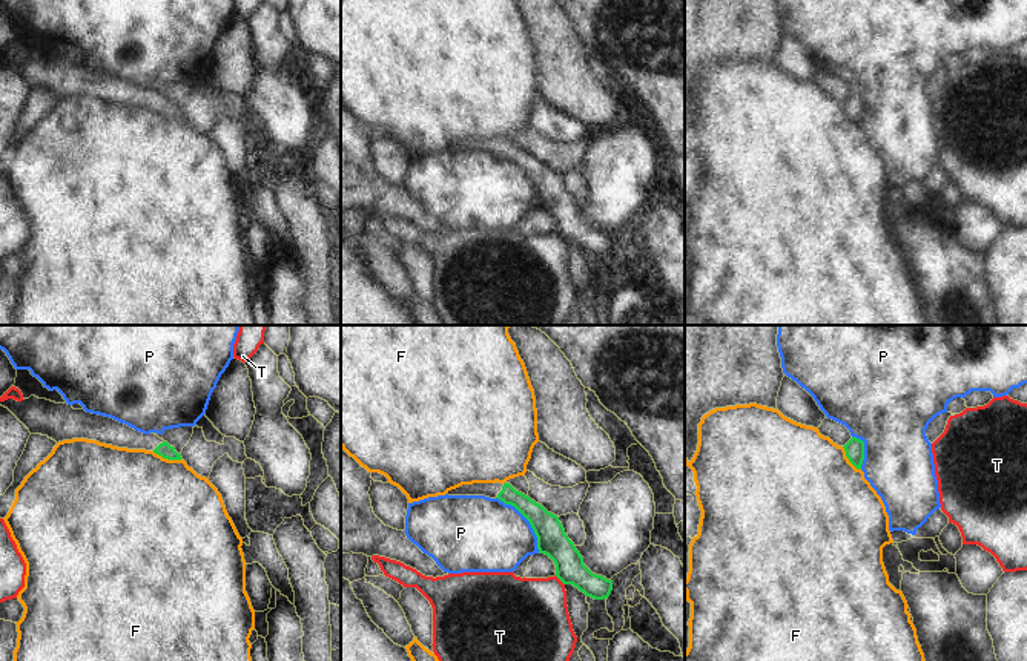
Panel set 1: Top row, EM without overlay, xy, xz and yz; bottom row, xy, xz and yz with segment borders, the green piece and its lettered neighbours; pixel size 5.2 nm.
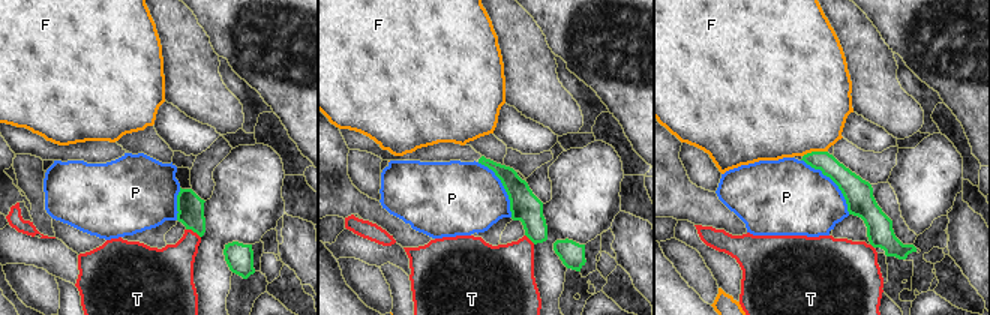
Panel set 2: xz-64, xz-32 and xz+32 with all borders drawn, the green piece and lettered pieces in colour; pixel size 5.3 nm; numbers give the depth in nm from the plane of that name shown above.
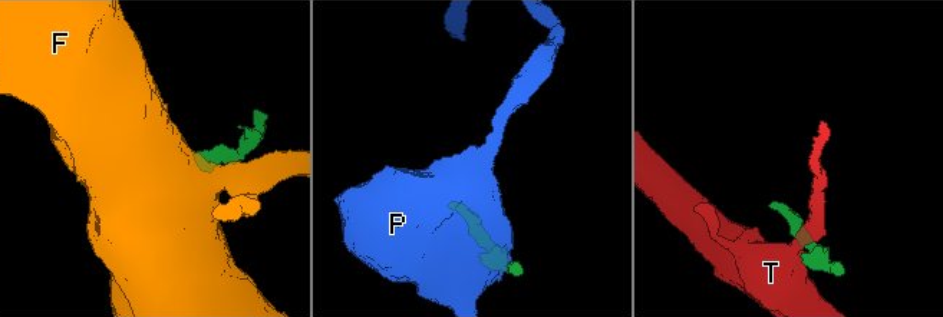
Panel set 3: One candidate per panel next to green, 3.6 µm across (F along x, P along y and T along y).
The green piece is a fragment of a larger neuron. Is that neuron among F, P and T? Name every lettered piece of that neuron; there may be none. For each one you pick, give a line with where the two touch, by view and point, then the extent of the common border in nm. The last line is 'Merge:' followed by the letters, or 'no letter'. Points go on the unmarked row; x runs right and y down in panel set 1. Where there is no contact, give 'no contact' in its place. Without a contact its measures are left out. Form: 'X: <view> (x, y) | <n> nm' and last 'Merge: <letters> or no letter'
Merge: no letter

